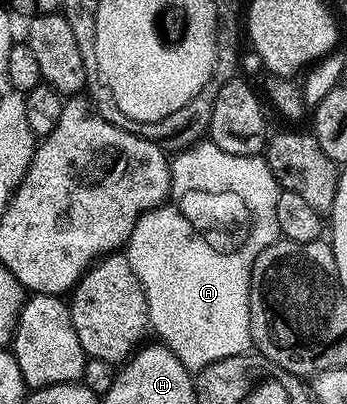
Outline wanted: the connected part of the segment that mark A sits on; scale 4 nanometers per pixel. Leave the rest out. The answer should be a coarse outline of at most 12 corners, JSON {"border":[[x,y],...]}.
{"border":[[202,140],[123,253],[196,372],[250,353],[264,157]]}

